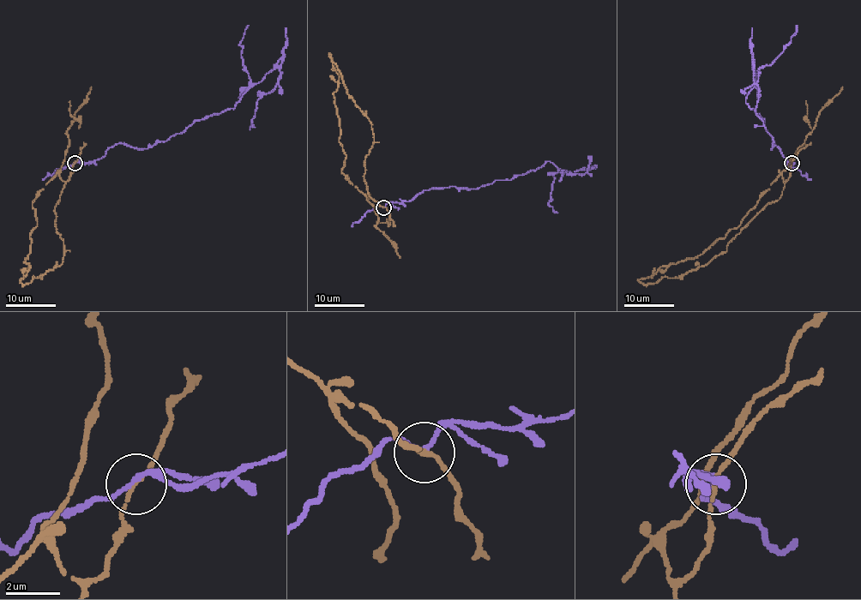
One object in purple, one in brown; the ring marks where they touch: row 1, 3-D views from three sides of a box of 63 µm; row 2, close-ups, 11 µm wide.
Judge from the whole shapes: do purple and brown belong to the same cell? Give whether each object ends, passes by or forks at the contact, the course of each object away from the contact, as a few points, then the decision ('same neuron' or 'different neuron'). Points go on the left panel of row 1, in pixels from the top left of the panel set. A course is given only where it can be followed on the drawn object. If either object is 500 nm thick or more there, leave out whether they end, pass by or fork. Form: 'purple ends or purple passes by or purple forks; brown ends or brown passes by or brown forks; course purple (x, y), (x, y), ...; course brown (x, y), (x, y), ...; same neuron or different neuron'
purple passes by; brown passes by; course purple (74, 164), (117, 143), (166, 140), (234, 107), (277, 68), (255, 127); course brown (75, 164), (55, 207), (63, 263), (25, 284), (29, 234), (37, 225), (32, 201), (44, 188); different neuron

